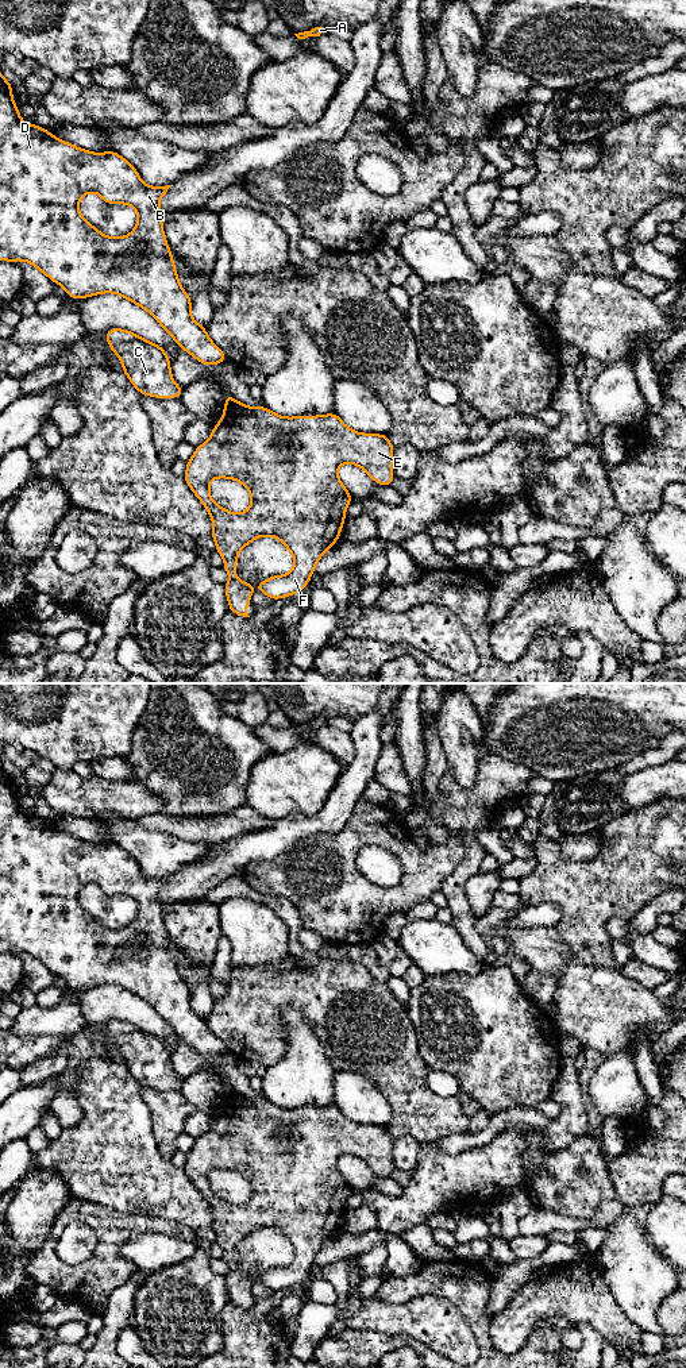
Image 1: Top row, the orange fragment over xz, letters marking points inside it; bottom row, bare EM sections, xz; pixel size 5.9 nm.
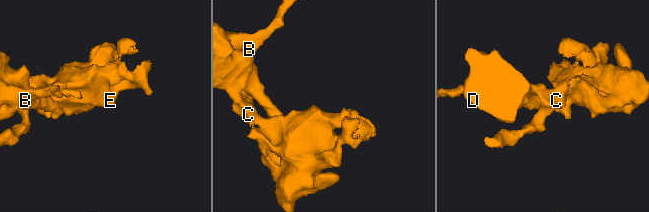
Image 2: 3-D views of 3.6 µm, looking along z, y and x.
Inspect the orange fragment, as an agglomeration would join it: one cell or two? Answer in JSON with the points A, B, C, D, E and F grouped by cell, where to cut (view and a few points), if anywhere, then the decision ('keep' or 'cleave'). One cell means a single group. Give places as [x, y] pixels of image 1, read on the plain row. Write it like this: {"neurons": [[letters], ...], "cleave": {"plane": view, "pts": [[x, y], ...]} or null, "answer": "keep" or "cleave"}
{"neurons": [["A", "B", "D"], ["C", "E", "F"]], "cleave": {"plane": "xz", "pts": [[236, 1093], [226, 1095]]}, "answer": "cleave"}

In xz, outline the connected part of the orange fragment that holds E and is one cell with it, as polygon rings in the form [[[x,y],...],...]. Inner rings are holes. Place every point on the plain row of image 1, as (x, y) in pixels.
[[[238,1093],[226,1095],[221,1111],[213,1117],[211,1129],[197,1137],[193,1148],[186,1153],[184,1171],[212,1210],[213,1221],[211,1228],[216,1234],[215,1242],[223,1248],[223,1260],[230,1265],[228,1273],[224,1275],[230,1303],[250,1309],[247,1295],[251,1292],[255,1278],[273,1292],[301,1284],[311,1273],[311,1267],[323,1245],[339,1232],[346,1213],[344,1203],[352,1192],[352,1187],[338,1168],[338,1159],[342,1155],[352,1155],[365,1161],[379,1178],[390,1178],[396,1169],[392,1161],[393,1147],[394,1138],[389,1132],[389,1126],[352,1122],[335,1103],[319,1107],[284,1109],[269,1102],[265,1097],[251,1099]],[[212,1169],[235,1171],[246,1178],[251,1186],[250,1199],[243,1205],[232,1205],[217,1196],[209,1186]],[[261,1228],[277,1229],[292,1244],[294,1257],[290,1264],[273,1267],[254,1278],[242,1273],[236,1268],[236,1252],[238,1245]]]

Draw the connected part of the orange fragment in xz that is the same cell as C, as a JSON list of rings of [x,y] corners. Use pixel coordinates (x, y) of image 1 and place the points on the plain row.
[[[108,1020],[107,1036],[123,1056],[123,1064],[142,1087],[162,1091],[181,1090],[184,1079],[172,1068],[169,1047],[165,1041],[131,1022]]]

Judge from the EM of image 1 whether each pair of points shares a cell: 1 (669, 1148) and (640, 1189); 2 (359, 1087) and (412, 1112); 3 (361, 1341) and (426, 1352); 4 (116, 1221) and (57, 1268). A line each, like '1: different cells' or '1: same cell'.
1: same cell
2: different cells
3: same cell
4: same cell

